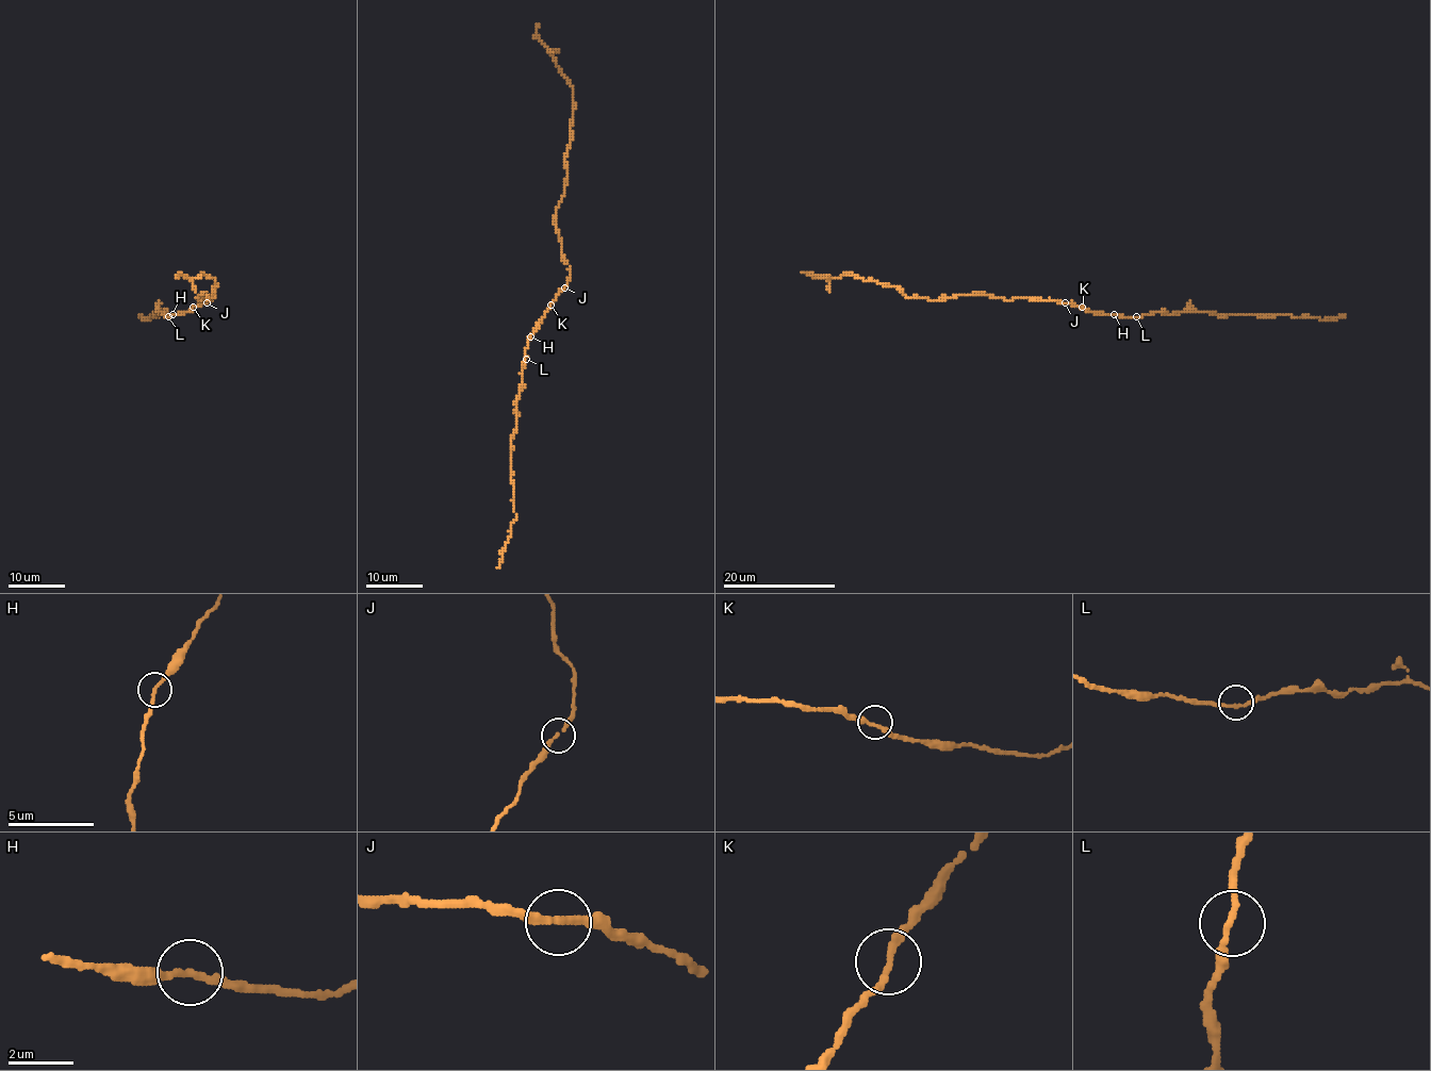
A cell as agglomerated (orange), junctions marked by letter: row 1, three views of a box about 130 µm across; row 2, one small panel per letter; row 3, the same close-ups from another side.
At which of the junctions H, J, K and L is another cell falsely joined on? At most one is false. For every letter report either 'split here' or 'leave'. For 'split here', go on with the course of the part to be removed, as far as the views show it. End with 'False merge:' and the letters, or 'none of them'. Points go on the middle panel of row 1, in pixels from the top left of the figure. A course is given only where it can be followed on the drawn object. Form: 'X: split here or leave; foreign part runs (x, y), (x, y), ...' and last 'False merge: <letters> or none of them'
H: leave
J: leave
K: leave
L: leave
False merge: none of them

